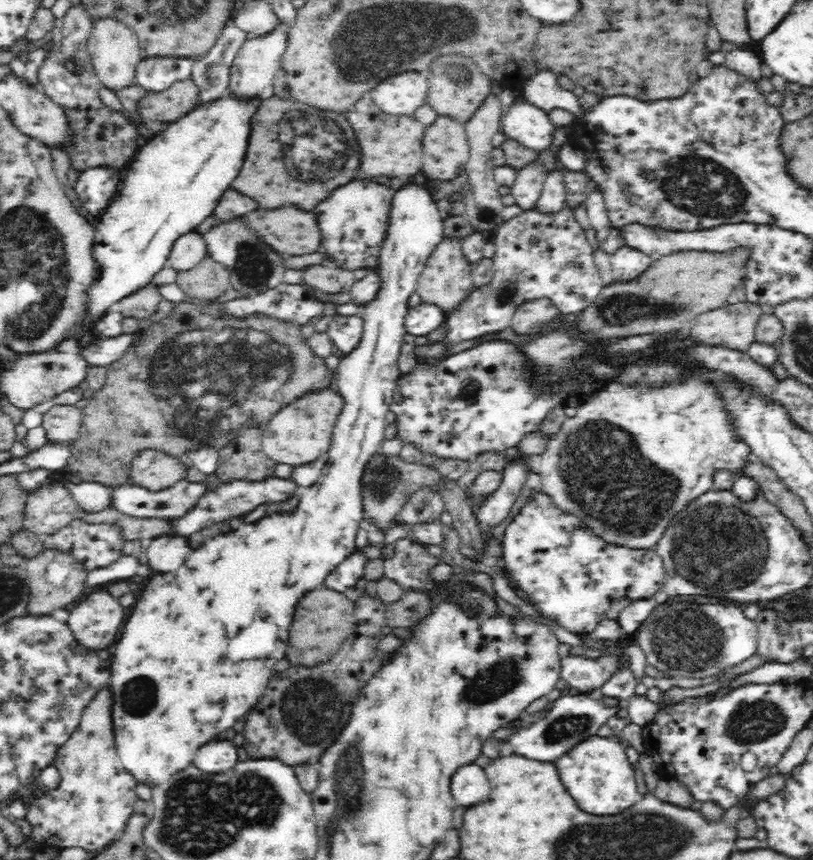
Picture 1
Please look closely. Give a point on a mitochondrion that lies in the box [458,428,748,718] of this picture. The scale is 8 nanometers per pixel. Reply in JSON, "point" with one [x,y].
{"point":[687,640]}

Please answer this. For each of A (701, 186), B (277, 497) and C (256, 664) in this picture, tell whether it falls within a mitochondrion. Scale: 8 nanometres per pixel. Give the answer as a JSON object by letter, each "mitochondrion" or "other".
{"A":"mitochondrion","B":"other","C":"other"}

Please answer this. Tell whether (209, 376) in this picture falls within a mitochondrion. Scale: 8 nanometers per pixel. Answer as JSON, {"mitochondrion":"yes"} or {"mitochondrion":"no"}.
{"mitochondrion":"yes"}

